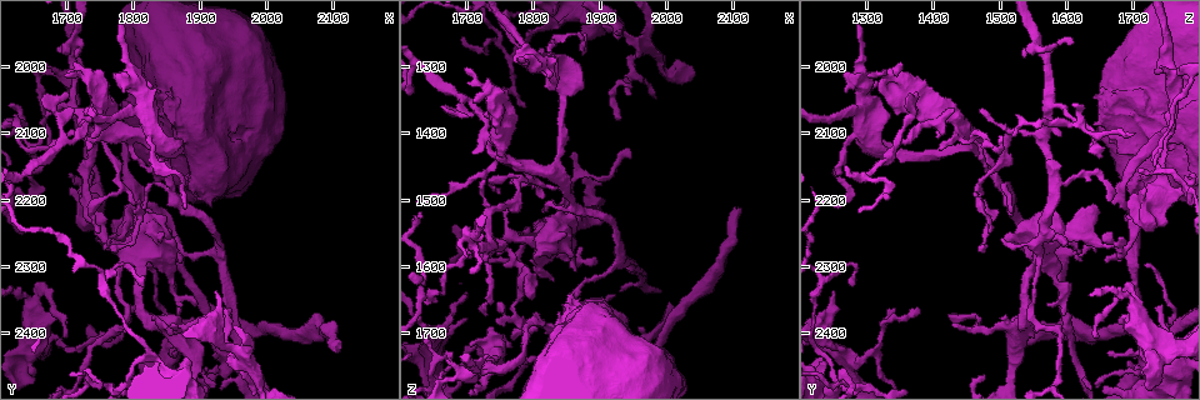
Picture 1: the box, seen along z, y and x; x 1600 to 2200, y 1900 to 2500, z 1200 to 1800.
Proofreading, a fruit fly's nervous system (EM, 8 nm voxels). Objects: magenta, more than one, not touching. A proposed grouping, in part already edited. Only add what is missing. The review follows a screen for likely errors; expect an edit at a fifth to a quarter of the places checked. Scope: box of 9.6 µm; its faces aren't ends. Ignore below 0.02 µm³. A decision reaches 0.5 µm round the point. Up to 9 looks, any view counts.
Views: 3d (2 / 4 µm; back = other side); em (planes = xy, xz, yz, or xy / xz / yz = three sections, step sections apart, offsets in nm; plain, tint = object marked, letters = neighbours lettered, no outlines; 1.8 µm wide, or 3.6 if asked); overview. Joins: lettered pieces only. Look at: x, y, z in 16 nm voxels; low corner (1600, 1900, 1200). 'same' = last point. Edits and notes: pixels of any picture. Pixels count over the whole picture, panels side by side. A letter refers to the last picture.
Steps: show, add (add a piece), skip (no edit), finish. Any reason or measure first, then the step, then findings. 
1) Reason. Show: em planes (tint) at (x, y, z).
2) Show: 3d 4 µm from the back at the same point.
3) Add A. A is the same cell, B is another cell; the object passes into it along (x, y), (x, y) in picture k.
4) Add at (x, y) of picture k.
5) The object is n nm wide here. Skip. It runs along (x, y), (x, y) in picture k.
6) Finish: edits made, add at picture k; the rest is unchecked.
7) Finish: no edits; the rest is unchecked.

Thick turns thin. Show: 3d 4 µm at (1735, 2225, 1720).

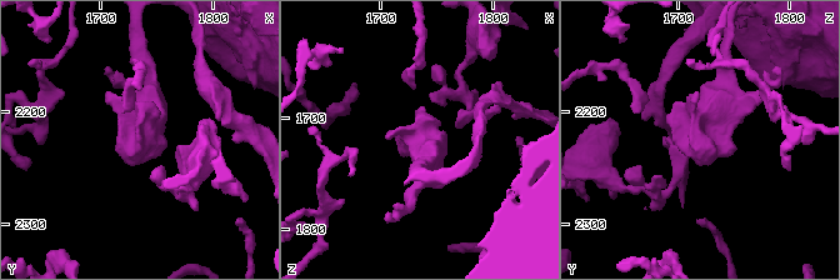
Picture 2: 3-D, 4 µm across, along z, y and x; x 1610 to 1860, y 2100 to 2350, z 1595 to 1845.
Show: em planes (letters) at (1734, 2228, 1720).

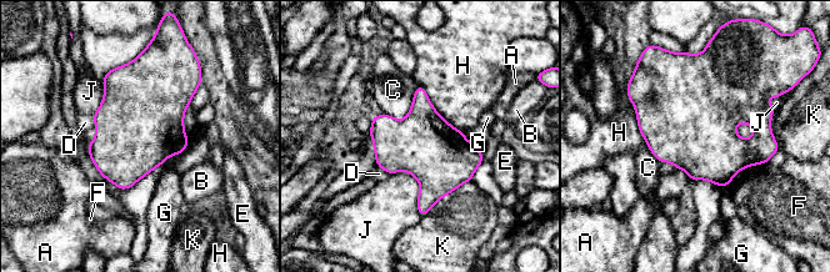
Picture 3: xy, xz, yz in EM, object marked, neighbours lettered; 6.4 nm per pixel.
Skip. A, B, C, D, E, F, G, H, J and K are other cells; a border runs along (419, 85), (403, 119), (383, 114) in picture 3; no lettered piece goes on from it.

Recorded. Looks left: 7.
Tapers out. Show: em xz step 8 (letters) at (1870, 2290, 1660).

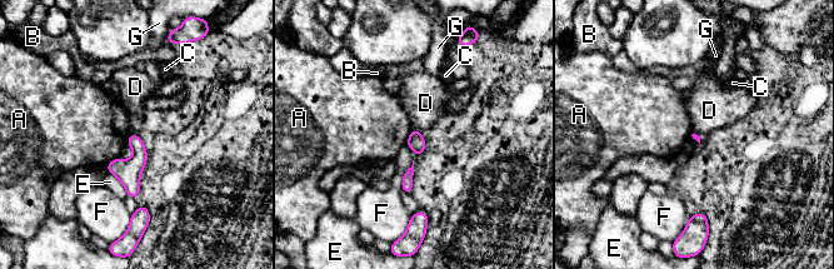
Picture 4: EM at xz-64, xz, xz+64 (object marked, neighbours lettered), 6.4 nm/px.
Skip. A, B, C, D, E, F and G are other cells; no lettered piece goes on from it.

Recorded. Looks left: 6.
An open end. Show: 3d 4 µm at (1645, 2155, 1710).

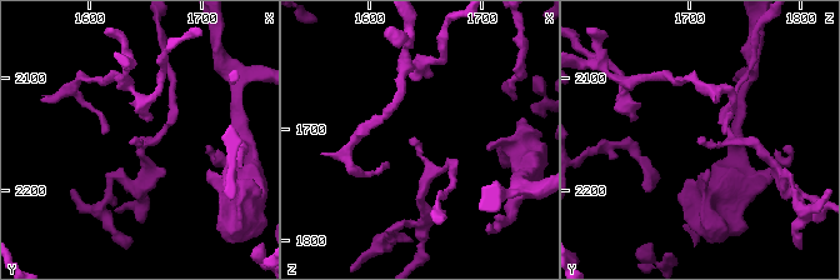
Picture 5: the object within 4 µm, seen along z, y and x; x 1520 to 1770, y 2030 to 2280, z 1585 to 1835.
Show: em 3.6 µm planes (letters) at (1638, 2152, 1708).

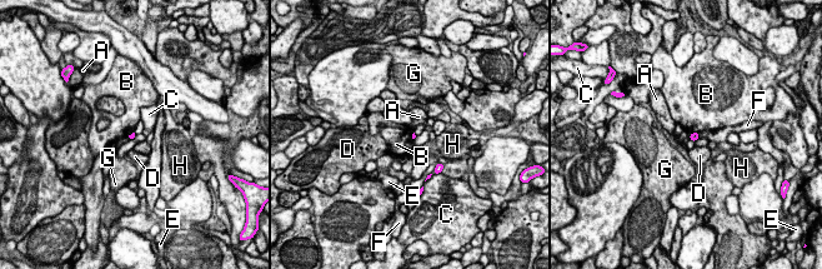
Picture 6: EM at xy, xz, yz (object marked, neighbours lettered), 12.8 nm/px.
Skip. A, B, C, D, E, F, G and H are other cells; none of them fits.

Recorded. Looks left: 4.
An open end. Show: 3d 4 µm at (2100, 2425, 1515).

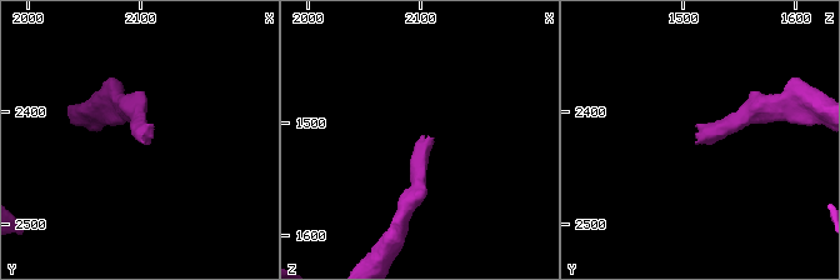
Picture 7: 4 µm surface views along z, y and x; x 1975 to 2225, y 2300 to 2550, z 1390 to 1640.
Now the EM. Show: em planes (plain) at (2104, 2426, 1510).

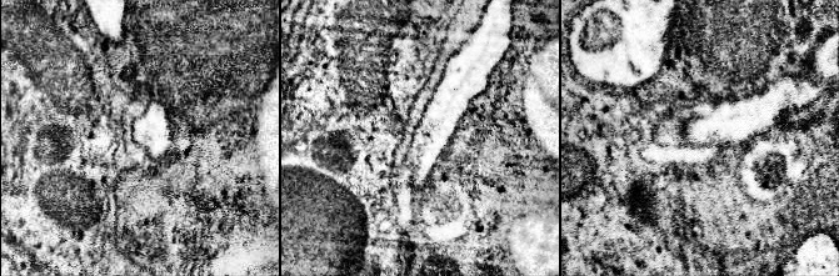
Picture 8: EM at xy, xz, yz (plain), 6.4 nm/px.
Show: em planes (letters) at the same point.

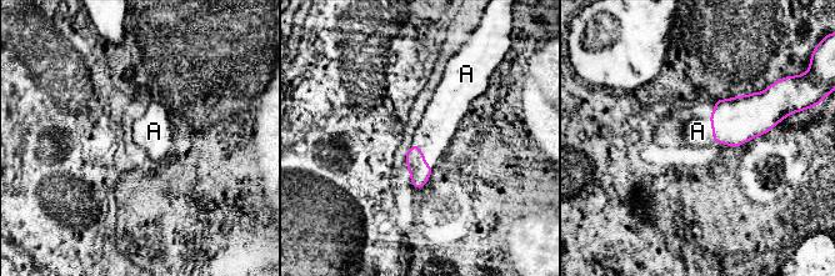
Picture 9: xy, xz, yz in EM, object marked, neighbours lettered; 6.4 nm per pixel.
Add at (698, 131) of picture 9. A is the same cell; the object passes into it along (735, 120), (714, 138), (698, 131) in picture 9; it goes on there.

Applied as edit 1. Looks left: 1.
Finish: edits made, add at picture 9; the rest is unchecked.

